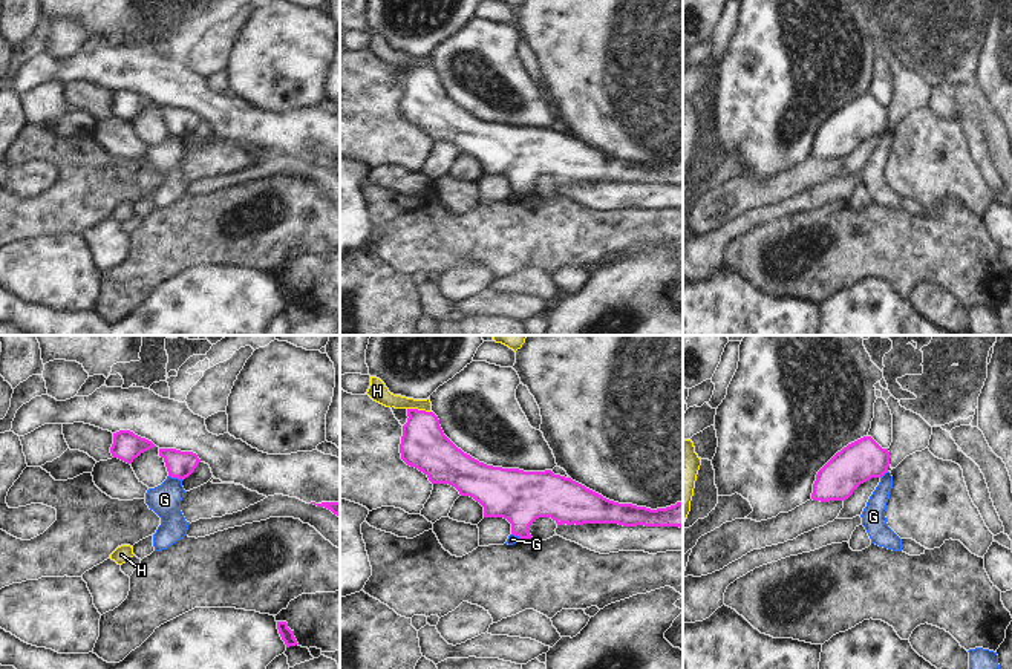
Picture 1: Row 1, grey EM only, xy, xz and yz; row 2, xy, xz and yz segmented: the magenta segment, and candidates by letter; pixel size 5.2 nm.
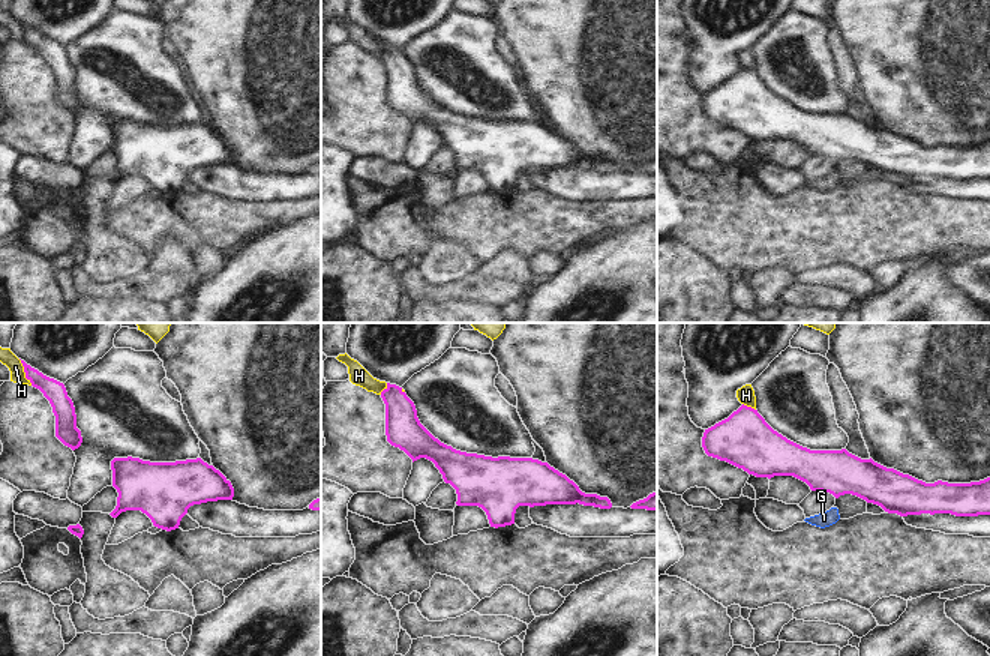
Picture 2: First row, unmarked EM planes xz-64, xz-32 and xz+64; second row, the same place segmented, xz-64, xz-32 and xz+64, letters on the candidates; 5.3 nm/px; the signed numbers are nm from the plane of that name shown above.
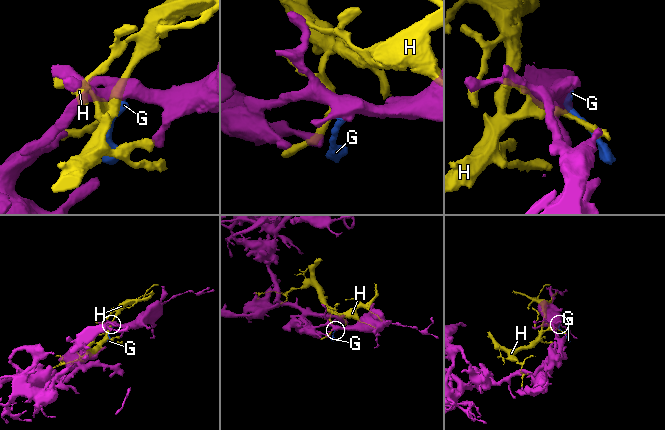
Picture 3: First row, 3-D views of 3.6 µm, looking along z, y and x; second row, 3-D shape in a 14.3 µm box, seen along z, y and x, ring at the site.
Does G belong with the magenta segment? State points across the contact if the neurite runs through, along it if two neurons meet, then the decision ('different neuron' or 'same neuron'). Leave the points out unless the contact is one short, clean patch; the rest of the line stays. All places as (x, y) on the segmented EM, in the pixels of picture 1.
border along xy (169, 475), (182, 479); different neuron

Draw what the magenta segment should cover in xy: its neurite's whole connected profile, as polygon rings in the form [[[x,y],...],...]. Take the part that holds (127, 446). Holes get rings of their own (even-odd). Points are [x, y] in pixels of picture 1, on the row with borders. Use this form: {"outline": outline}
{"outline": [[[119,430],[113,433],[113,444],[110,453],[127,464],[132,464],[141,453],[156,447],[152,441],[135,435],[130,430]]]}

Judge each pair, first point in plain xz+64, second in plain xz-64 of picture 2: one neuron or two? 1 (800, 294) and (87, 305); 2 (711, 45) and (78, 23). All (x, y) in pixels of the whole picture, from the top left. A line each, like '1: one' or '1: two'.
1: two
2: one

